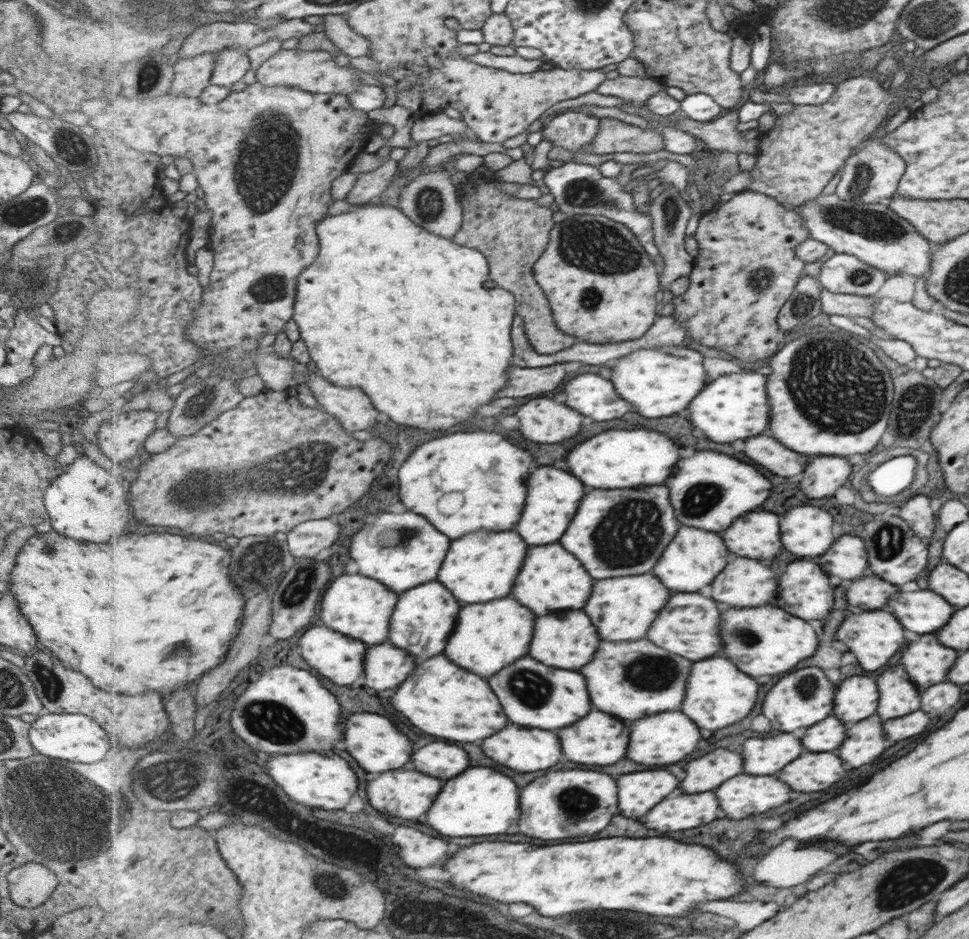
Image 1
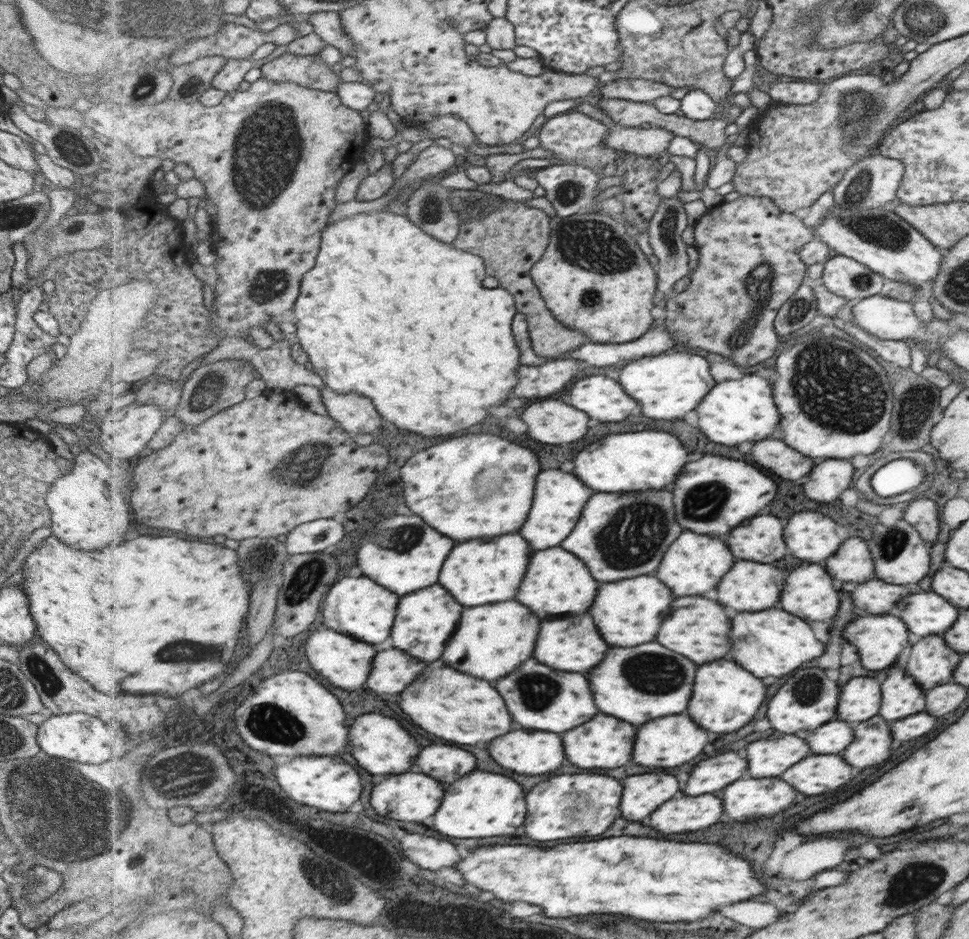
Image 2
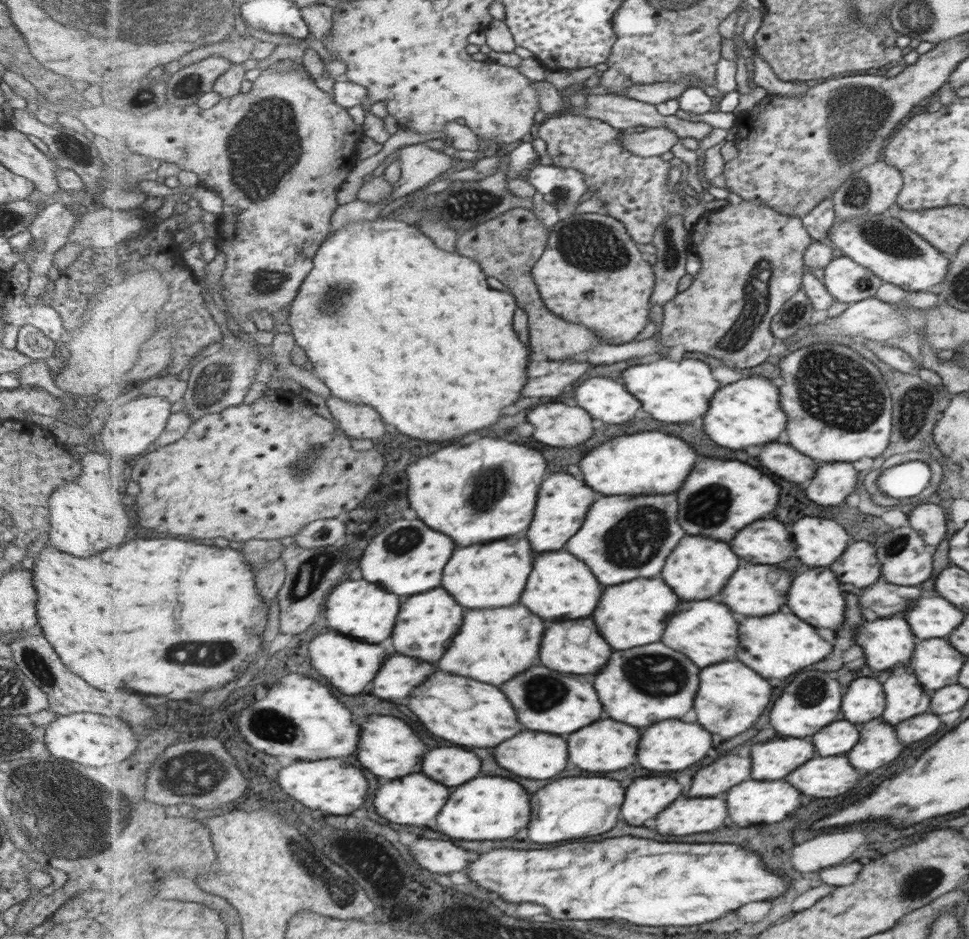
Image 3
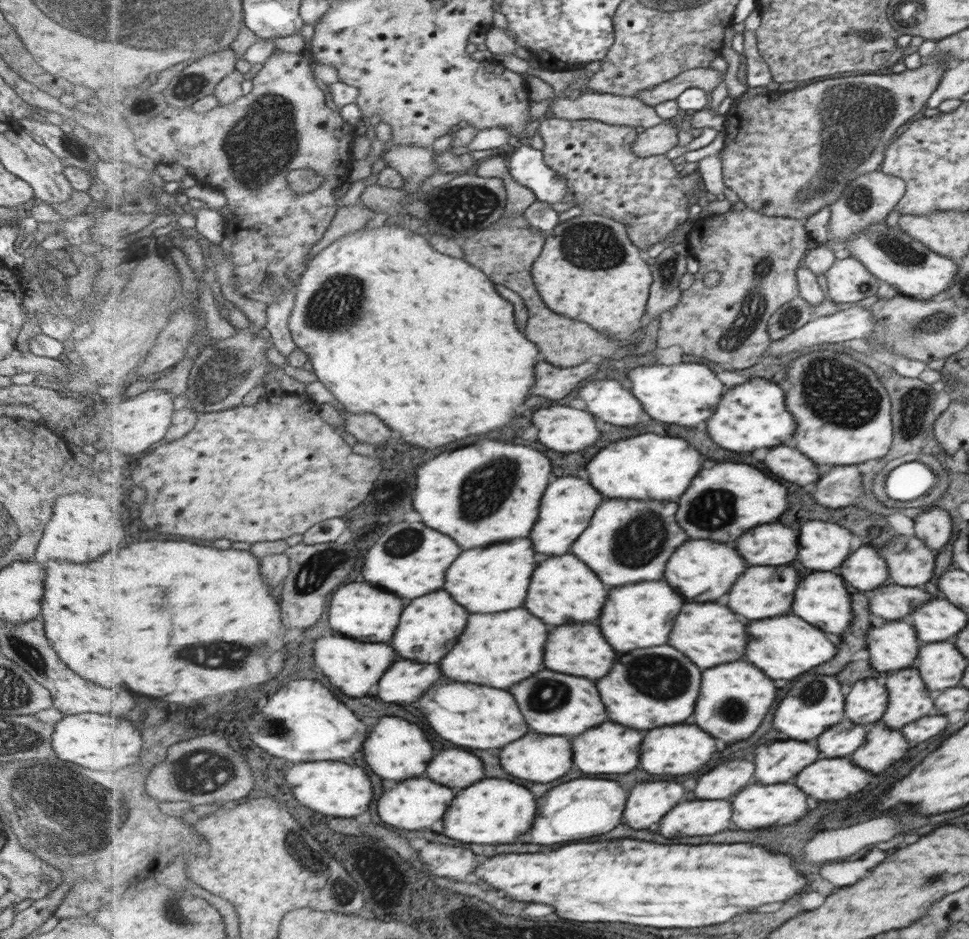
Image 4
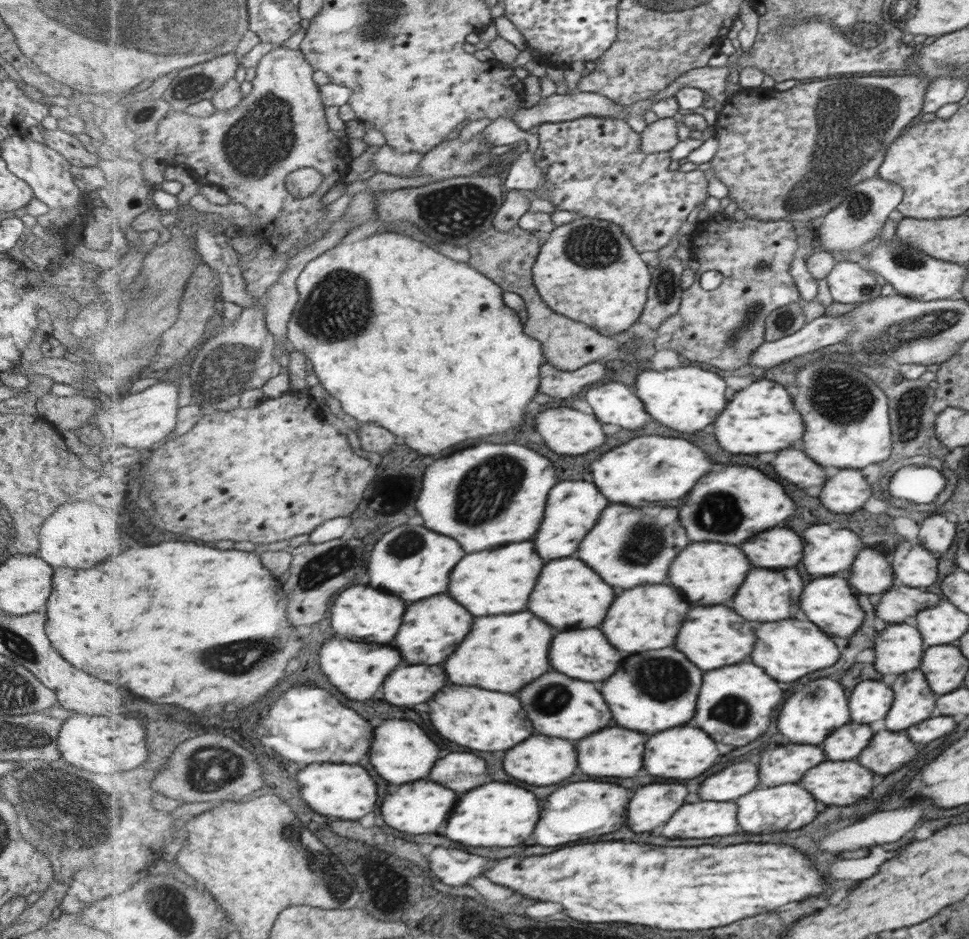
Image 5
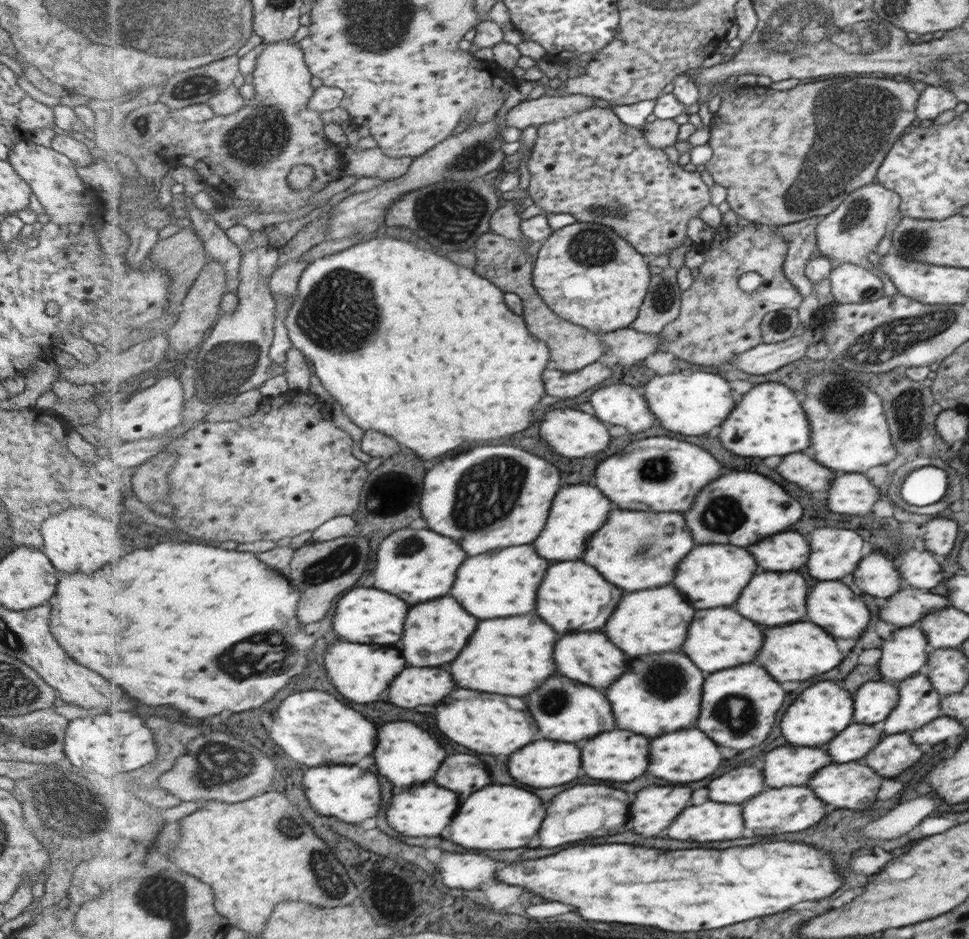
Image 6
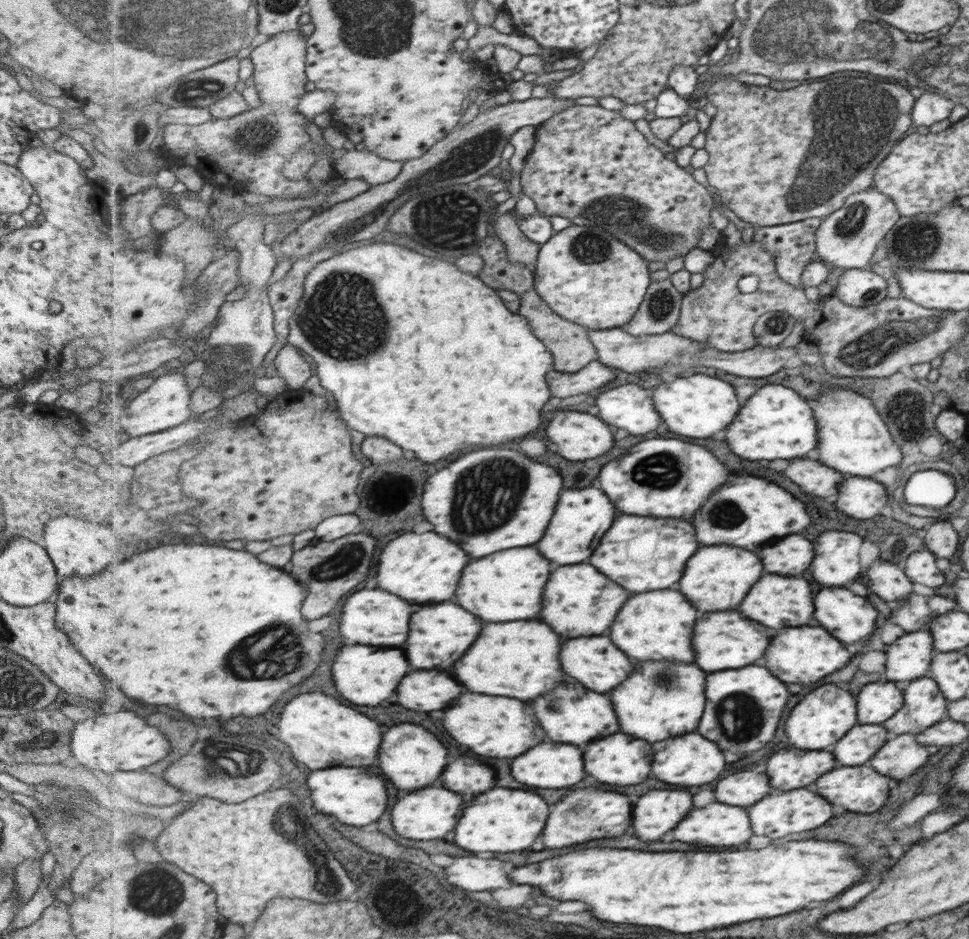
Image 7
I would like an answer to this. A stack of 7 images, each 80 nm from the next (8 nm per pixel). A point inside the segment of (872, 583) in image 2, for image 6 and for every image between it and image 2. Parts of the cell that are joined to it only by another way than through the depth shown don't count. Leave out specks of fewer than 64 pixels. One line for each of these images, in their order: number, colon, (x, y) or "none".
3: (884, 599)
4: (891, 602)
5: (899, 602)
6: (908, 606)

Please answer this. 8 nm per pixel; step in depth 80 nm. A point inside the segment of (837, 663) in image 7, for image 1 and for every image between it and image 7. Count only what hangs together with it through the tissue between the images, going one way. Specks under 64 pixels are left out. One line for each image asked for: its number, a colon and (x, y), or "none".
1: (764, 641)
2: (773, 643)
3: (777, 645)
4: (785, 647)
5: (789, 649)
6: (792, 653)

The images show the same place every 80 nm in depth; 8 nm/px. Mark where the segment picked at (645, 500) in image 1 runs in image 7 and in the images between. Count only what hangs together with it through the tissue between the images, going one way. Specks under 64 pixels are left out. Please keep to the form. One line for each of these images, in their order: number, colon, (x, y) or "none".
2: (648, 522)
3: (653, 524)
4: (607, 546)
5: (630, 546)
6: (637, 551)
7: (643, 554)

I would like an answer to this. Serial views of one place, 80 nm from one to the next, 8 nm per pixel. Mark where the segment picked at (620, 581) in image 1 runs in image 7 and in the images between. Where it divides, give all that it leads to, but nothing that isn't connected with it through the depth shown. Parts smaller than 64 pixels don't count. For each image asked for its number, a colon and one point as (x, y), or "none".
2: (629, 613)
3: (636, 613)
4: (640, 616)
5: (648, 617)
6: (652, 621)
7: (660, 625)

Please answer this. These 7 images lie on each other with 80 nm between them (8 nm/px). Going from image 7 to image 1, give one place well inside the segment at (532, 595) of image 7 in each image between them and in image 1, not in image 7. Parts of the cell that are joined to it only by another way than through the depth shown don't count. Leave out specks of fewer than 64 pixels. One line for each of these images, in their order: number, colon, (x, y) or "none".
1: (481, 567)
2: (478, 572)
3: (492, 576)
4: (503, 573)
5: (501, 581)
6: (505, 584)

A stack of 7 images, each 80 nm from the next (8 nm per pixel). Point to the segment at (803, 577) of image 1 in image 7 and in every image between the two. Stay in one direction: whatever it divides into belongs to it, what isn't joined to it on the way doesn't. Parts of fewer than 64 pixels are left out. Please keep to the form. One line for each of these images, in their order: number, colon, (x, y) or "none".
2: (809, 593)
3: (815, 595)
4: (822, 599)
5: (827, 602)
6: (832, 604)
7: (846, 616)

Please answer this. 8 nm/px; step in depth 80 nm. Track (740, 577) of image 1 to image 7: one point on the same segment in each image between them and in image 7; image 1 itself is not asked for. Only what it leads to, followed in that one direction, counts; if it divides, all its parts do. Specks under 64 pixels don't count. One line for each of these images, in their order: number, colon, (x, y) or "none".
2: (754, 586)
3: (756, 589)
4: (766, 591)
5: (768, 595)
6: (774, 598)
7: (778, 601)

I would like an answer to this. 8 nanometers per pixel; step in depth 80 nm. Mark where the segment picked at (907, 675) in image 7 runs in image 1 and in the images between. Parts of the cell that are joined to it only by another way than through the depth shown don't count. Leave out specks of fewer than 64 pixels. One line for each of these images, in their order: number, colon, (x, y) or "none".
1: (873, 637)
2: (879, 639)
3: (886, 642)
4: (893, 646)
5: (898, 648)
6: (903, 654)

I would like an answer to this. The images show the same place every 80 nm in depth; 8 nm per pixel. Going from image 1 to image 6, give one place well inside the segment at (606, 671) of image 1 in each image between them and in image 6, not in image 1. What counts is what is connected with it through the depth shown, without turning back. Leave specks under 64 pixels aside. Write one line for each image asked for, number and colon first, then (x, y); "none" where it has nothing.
2: (660, 682)
3: (671, 680)
4: (636, 702)
5: (666, 702)
6: (650, 710)

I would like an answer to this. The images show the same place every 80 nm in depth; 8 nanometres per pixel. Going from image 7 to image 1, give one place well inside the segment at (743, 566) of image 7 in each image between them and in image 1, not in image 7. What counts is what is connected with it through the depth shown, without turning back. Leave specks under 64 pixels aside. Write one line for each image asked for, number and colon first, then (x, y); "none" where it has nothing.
1: (695, 558)
2: (696, 563)
3: (700, 568)
4: (704, 571)
5: (711, 573)
6: (715, 575)

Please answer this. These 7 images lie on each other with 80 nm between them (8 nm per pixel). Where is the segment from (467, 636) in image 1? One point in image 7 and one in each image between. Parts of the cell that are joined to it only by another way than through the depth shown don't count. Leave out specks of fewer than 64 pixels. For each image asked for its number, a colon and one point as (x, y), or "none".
2: (493, 641)
3: (494, 646)
4: (499, 650)
5: (507, 652)
6: (514, 656)
7: (520, 659)

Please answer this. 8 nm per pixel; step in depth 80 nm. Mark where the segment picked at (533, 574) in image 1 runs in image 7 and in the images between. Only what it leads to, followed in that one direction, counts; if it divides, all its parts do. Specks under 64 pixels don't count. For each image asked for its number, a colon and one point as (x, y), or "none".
2: (559, 583)
3: (563, 588)
4: (566, 590)
5: (570, 594)
6: (575, 598)
7: (579, 601)

